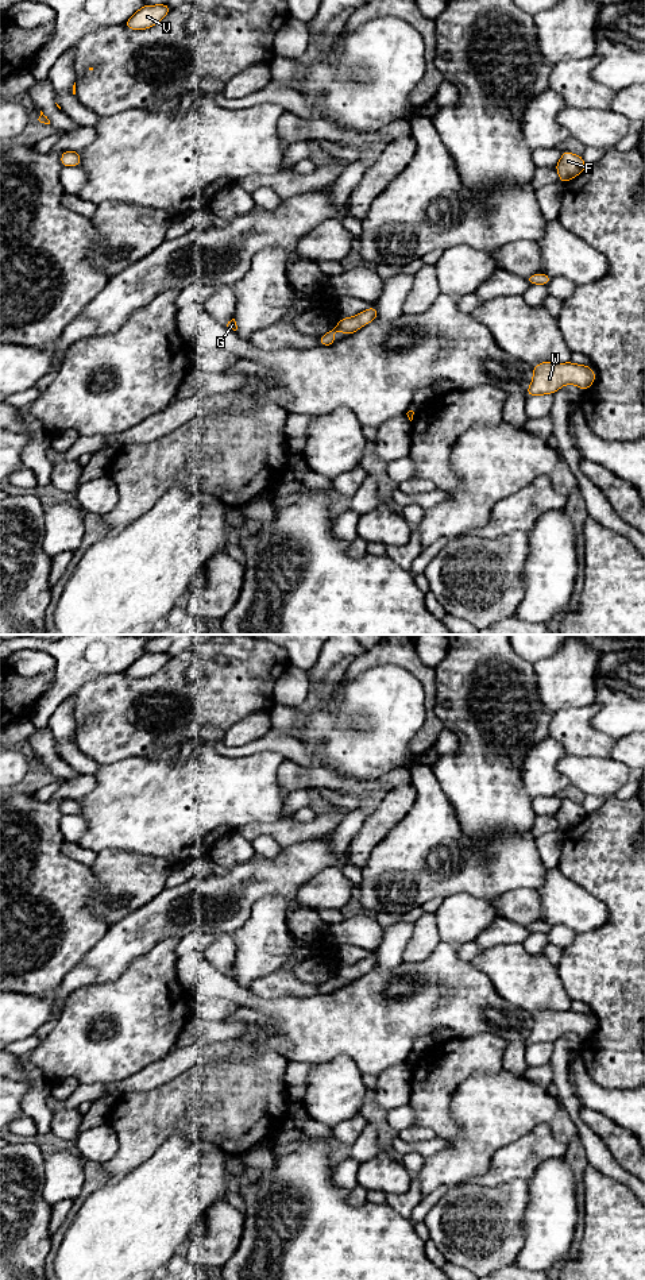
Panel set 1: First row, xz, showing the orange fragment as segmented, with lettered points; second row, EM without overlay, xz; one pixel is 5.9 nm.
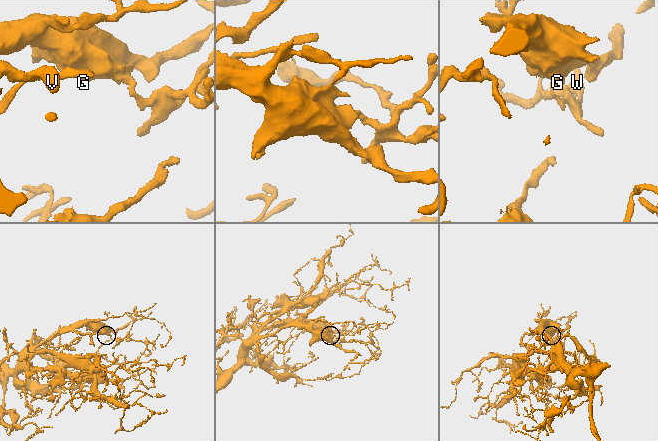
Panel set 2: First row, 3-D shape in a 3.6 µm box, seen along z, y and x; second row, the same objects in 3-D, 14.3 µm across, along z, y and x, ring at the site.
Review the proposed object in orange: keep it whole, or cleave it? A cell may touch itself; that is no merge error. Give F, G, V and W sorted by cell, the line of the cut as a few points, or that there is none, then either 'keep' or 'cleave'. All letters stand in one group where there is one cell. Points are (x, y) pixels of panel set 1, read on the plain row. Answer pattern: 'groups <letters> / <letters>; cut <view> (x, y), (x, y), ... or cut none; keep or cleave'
groups F G V W; cut none; keep

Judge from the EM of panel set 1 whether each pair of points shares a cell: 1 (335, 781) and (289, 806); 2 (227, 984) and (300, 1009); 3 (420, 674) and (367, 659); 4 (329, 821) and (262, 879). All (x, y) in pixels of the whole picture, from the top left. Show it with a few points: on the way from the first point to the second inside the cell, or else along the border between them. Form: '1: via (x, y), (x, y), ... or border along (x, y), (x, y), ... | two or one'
1: border along (305, 787), (289, 793) | two
2: via (244, 998), (265, 1007), (282, 1009) | one
3: via (408, 660), (404, 656), (381, 656) | one
4: border along (328, 833), (320, 837), (302, 839), (284, 848) | two

